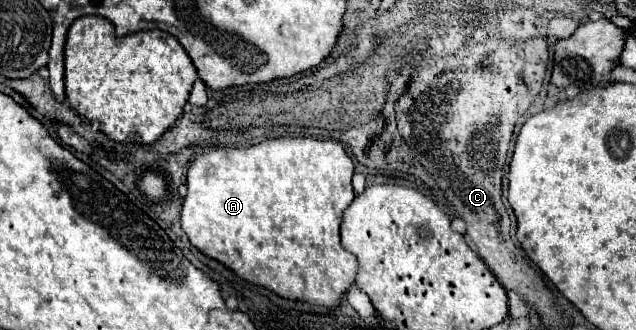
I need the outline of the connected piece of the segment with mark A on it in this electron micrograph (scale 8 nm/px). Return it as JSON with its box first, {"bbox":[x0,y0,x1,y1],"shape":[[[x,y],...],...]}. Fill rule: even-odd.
{"bbox":[181,138,357,308],"shape":[[[269,138],[269,140],[263,140],[249,148],[217,148],[217,150],[211,150],[207,154],[199,156],[187,172],[187,196],[183,200],[181,226],[195,248],[199,248],[209,258],[221,262],[223,266],[227,266],[235,276],[239,276],[251,284],[263,286],[281,298],[303,300],[303,302],[317,304],[323,308],[339,308],[341,298],[355,284],[355,276],[357,276],[355,256],[349,254],[347,250],[343,250],[341,240],[339,240],[343,212],[349,208],[349,204],[355,198],[353,186],[351,186],[351,176],[353,176],[353,162],[351,162],[349,154],[345,152],[345,148],[339,142],[331,142],[331,140],[321,142],[315,138]]]}

